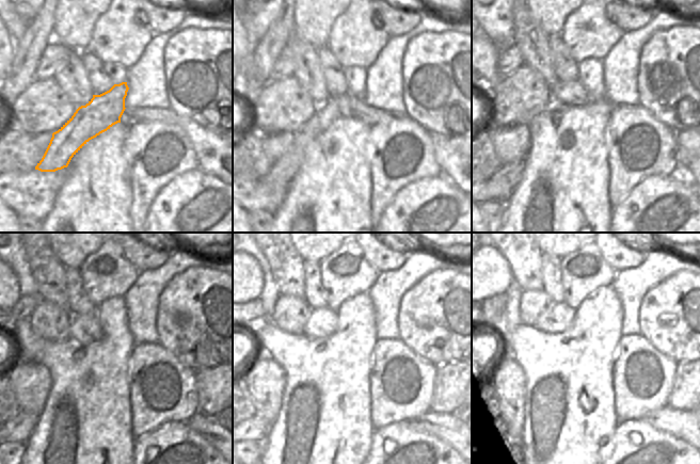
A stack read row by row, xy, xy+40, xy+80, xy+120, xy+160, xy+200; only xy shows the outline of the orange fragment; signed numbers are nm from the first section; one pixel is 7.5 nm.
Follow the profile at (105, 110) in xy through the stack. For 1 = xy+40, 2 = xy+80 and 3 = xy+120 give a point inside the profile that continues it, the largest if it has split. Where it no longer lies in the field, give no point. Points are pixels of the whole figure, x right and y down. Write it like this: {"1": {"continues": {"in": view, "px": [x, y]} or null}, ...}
{"1": {"continues": {"in": "xy+40", "px": [283, 170]}}, "2": {"continues": {"in": "xy+80", "px": [500, 186]}}, "3": {"continues": {"in": "xy+120", "px": [18, 429]}}}

